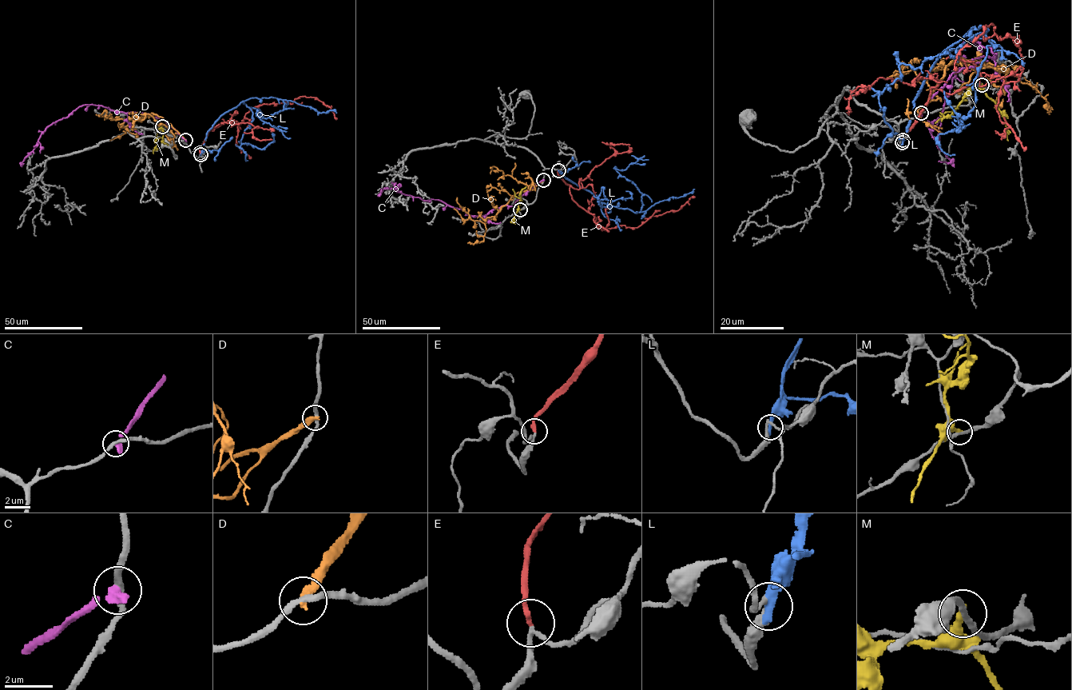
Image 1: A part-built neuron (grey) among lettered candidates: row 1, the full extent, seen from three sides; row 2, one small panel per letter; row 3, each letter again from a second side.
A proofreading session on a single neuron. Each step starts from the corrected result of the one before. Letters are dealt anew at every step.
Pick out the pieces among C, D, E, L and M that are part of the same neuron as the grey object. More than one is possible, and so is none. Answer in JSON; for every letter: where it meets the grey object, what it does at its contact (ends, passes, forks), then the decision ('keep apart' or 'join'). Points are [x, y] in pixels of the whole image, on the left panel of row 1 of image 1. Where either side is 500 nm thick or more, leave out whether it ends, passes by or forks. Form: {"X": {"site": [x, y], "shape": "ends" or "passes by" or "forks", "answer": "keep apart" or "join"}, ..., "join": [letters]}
{"C": {"site": [185, 140], "shape": "ends", "answer": "keep apart"}, "D": {"site": [185, 140], "shape": "ends", "answer": "keep apart"}, "E": {"site": [200, 153], "shape": "ends", "answer": "join"}, "L": {"site": [200, 154], "shape": "ends", "answer": "keep apart"}, "M": {"site": [162, 126], "shape": "ends", "answer": "keep apart"}, "join": ["E"]}

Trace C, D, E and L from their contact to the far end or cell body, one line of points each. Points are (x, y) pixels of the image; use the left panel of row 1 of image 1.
C: (185, 140), (164, 120), (148, 114), (84, 105), (49, 125), (23, 164)
D: (185, 140), (156, 114), (116, 120), (110, 115), (106, 116), (104, 111), (99, 116)
E: (200, 153), (211, 128), (231, 121), (240, 125), (260, 105), (316, 97), (337, 118)
L: (200, 154), (214, 123), (250, 98), (281, 99), (282, 111), (266, 118), (258, 116), (290, 138)

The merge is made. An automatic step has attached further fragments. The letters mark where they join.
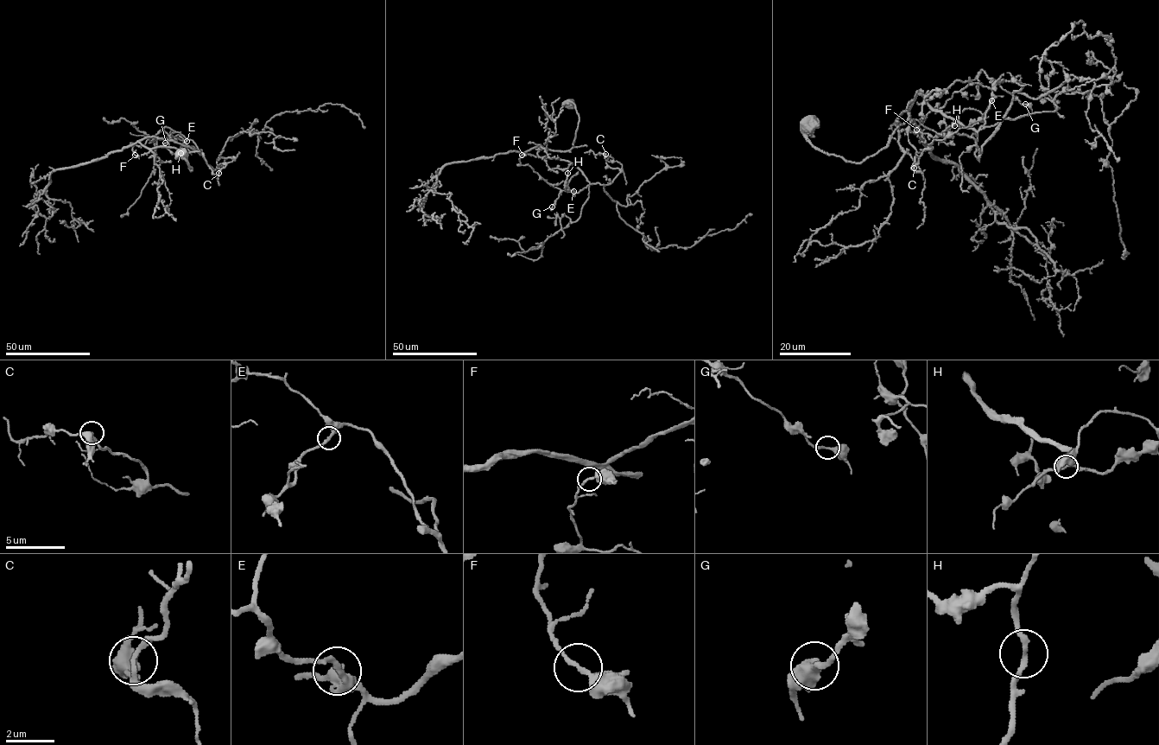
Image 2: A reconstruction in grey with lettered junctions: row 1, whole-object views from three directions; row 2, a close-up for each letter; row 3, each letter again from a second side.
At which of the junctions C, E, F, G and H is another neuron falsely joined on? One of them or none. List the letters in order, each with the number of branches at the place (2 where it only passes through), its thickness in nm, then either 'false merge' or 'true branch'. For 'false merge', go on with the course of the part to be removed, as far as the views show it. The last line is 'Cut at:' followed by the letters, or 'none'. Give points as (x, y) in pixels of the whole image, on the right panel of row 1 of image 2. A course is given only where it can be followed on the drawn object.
C: 2 branches meet; 200 nm thick; true branch
E: 2 branches meet; 260 nm thick; true branch
F: 2 branches meet; 180 nm thick; true branch
G: 2 branches meet; 320 nm thick; true branch
H: 2 branches meet; 220 nm thick; true branch
Cut at: none

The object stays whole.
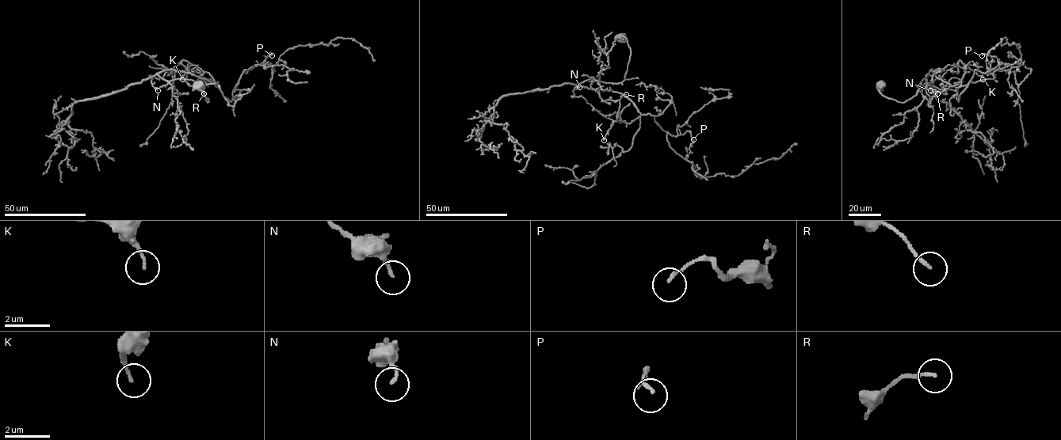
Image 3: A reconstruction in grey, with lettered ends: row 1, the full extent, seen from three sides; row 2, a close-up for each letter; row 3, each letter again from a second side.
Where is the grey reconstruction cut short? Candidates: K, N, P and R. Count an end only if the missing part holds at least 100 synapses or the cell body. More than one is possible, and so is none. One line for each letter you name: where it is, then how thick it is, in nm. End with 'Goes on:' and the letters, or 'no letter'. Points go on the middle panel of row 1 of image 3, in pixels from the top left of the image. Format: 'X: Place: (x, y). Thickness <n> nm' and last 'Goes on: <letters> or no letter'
Goes on: no letter

